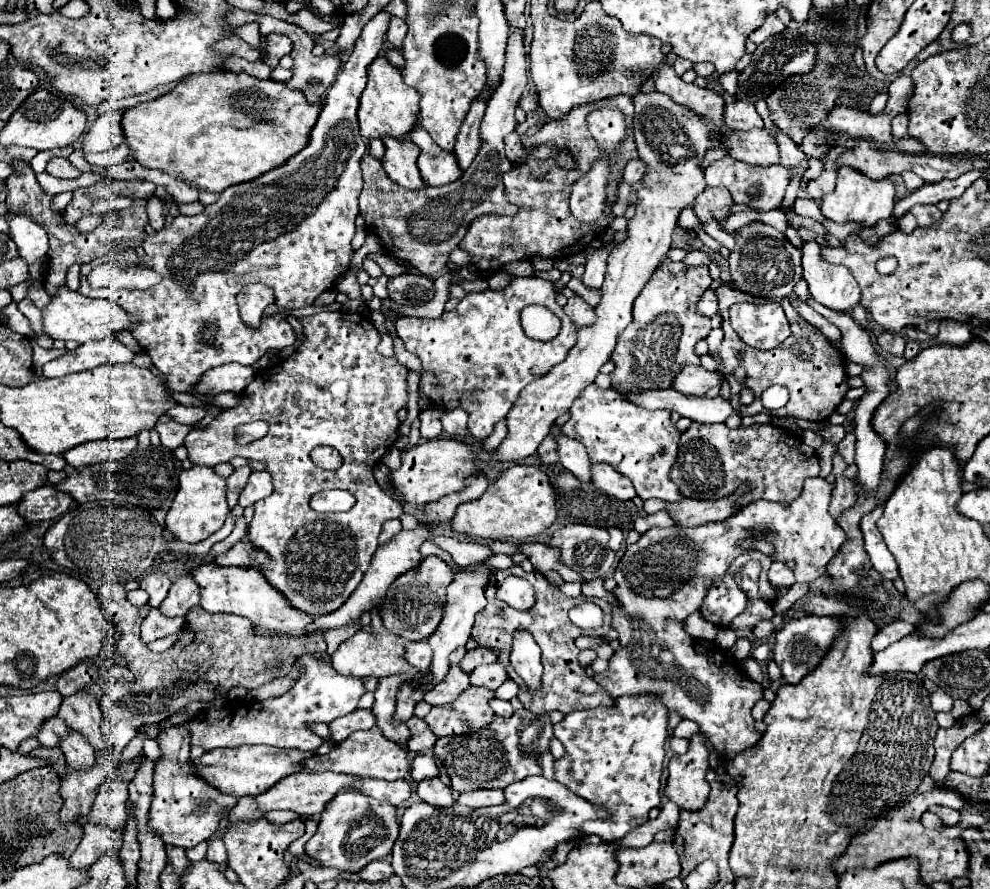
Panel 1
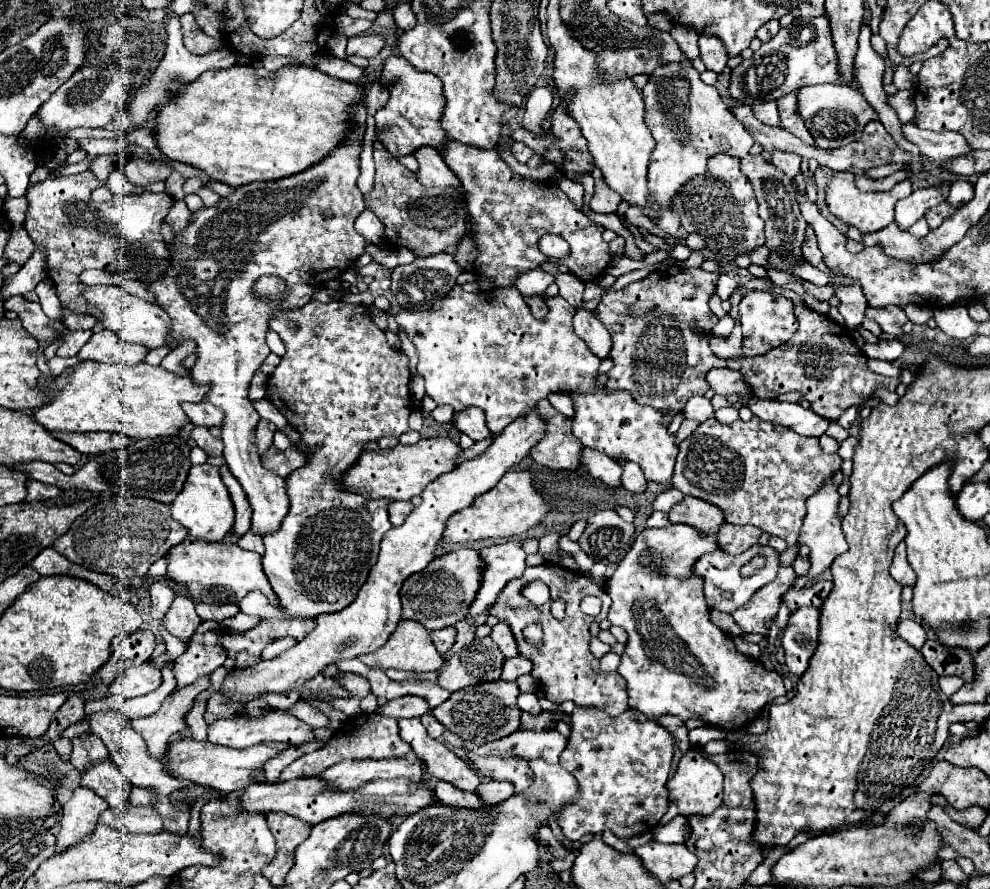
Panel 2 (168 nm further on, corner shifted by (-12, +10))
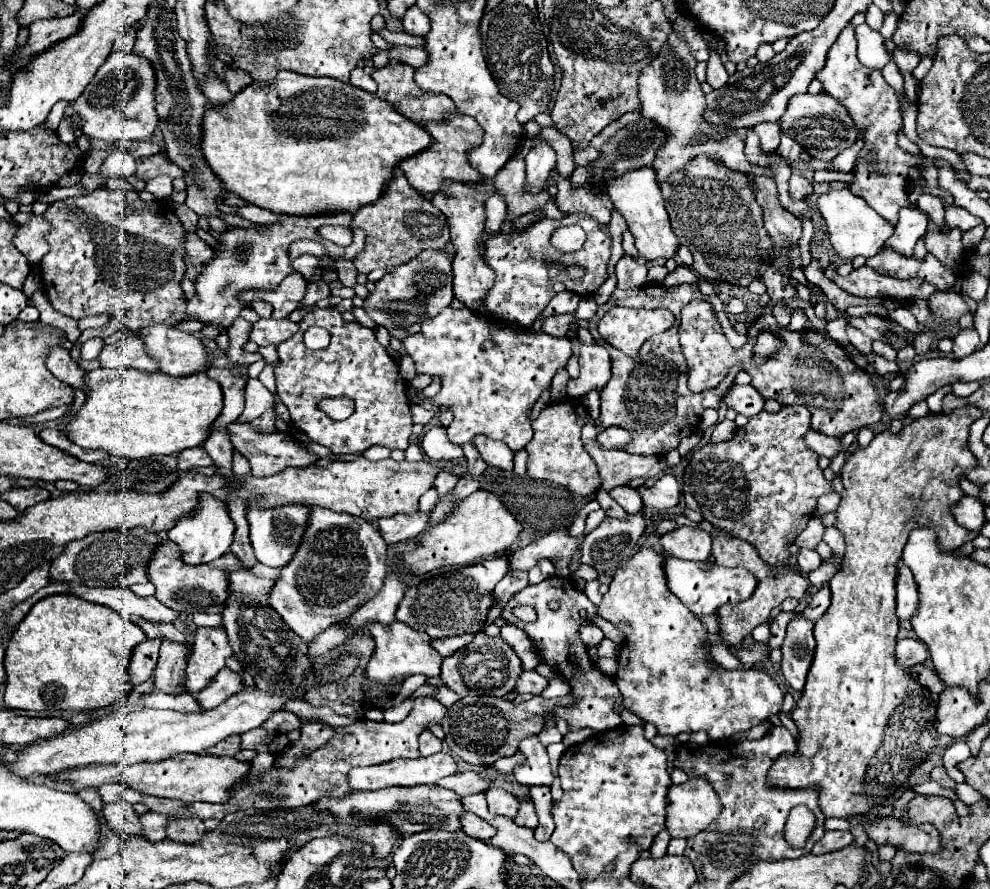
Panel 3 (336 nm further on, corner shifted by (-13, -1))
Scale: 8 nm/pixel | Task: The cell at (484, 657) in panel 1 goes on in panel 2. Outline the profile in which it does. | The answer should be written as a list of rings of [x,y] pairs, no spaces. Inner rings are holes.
[[[499,621],[493,631],[491,631],[491,639],[499,645],[501,653],[505,657],[517,657],[519,655],[519,649],[517,649],[517,641],[509,629],[509,625],[505,621]]]

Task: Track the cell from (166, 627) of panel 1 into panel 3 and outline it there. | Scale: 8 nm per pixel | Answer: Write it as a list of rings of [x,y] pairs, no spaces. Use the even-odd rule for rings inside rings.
[[[160,638],[146,640],[134,648],[130,662],[128,662],[132,686],[142,684],[152,676],[152,670],[156,668],[156,660],[158,660],[158,648],[160,648]]]

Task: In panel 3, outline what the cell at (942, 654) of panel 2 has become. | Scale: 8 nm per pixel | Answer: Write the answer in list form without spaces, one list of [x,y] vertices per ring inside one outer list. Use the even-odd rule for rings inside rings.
[[[916,664],[916,668],[912,668],[912,676],[916,676],[918,682],[926,686],[930,692],[940,694],[946,690],[946,684],[940,680],[938,672],[930,664]]]

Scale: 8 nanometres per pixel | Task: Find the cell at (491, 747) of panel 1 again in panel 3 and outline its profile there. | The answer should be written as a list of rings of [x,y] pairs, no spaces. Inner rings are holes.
[[[524,796],[524,798],[518,798],[518,816],[516,816],[516,824],[518,826],[528,826],[528,828],[536,828],[538,826],[538,816],[536,816],[536,810],[534,810],[534,802],[530,796]]]

